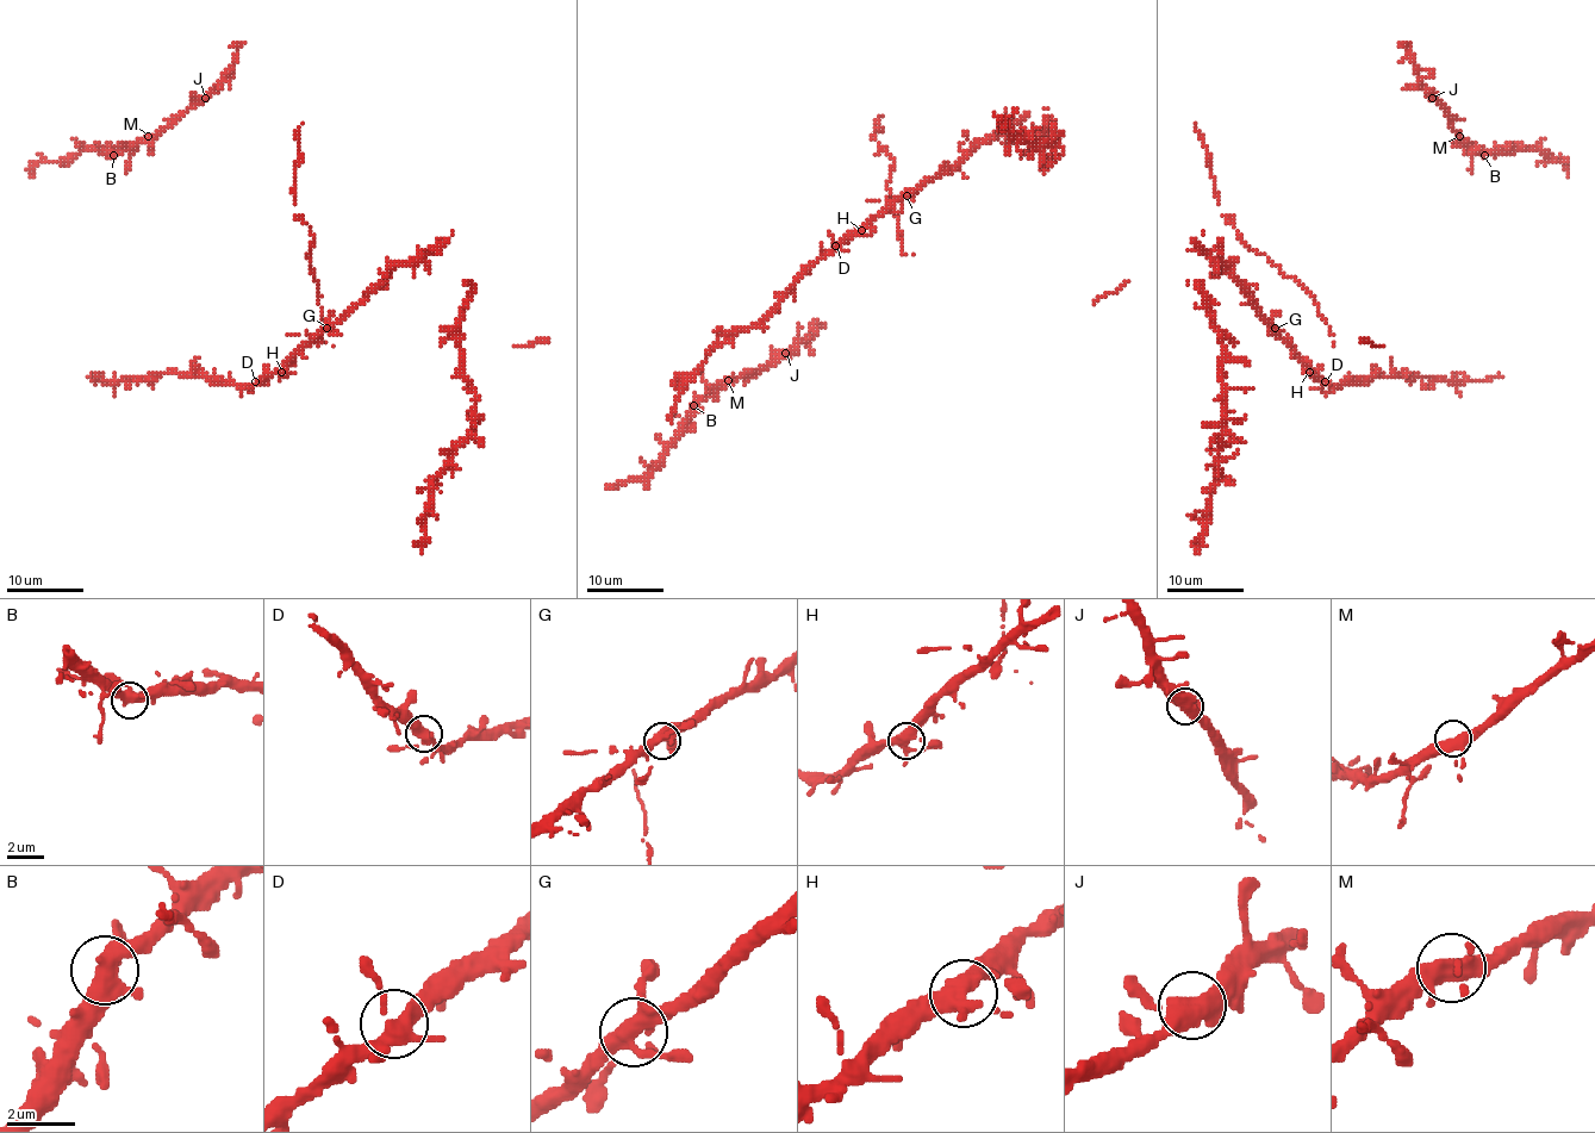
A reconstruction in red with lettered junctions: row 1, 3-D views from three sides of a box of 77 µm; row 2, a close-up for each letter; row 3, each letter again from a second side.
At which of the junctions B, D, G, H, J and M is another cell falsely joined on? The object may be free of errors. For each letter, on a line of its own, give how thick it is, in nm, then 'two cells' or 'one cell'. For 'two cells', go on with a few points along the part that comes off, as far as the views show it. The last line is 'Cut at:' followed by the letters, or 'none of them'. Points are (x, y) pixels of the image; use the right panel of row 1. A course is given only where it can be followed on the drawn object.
B: 380 nm thick; one cell
D: 360 nm thick; one cell
G: 380 nm thick; one cell
H: 400 nm thick; one cell
J: 380 nm thick; one cell
M: 400 nm thick; one cell
Cut at: none of them

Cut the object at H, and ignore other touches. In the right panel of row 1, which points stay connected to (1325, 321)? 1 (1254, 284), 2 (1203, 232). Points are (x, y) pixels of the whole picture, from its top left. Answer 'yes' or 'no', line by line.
1: no
2: no

